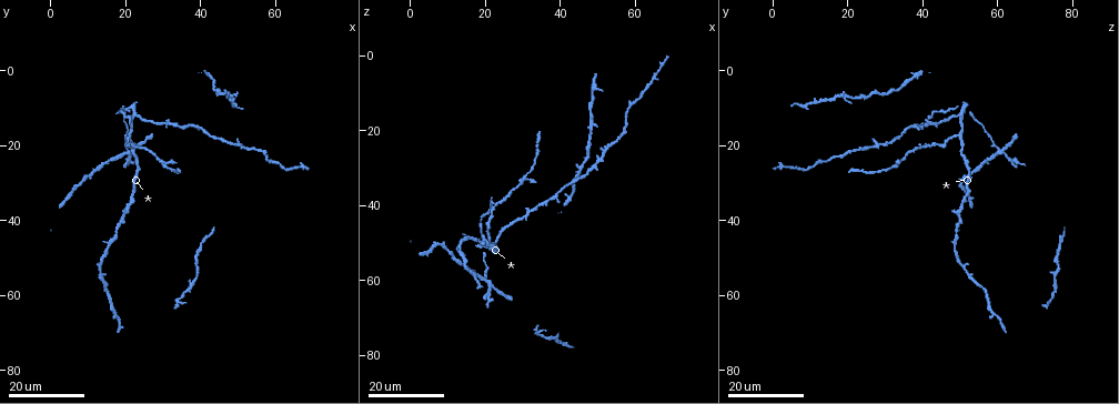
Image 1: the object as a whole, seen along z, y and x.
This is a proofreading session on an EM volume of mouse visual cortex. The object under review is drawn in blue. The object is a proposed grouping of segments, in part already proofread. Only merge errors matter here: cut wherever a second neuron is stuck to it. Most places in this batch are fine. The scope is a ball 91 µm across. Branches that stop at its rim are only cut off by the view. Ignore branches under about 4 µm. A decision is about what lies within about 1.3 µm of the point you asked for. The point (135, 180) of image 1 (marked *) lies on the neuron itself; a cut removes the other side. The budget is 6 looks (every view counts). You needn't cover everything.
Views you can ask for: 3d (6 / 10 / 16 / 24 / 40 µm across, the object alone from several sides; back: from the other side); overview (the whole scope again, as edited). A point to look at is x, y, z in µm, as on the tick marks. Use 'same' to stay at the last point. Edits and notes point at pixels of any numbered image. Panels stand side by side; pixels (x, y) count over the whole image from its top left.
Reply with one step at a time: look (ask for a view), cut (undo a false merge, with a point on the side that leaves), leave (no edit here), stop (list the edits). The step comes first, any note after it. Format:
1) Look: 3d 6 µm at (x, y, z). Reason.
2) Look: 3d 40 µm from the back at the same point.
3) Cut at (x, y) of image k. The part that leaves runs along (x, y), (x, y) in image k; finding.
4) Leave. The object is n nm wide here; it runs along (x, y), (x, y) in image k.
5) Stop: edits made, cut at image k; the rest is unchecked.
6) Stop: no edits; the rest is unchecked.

Look: 3d 24 µm at (33.5, 27.0, 28.0). Thin neck.

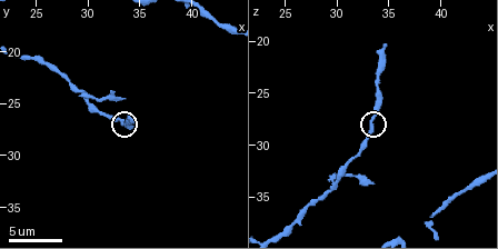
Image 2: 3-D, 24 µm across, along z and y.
Look: 3d 6 µm at (33.2, 26.8, 27.6). Zoom in.

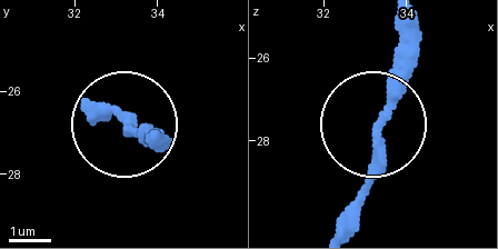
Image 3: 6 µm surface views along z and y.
Leave. All the same neuron.

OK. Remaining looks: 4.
Look: 3d 16 µm at (44.0, 5.5, 33.0).

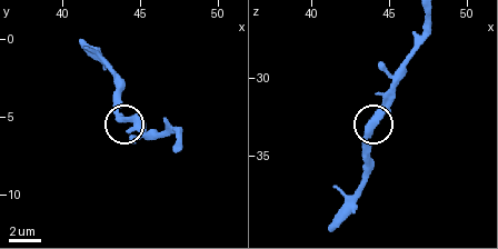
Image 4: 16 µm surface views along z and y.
Look: 3d 10 µm at (43.6, 5.0, 33.6).

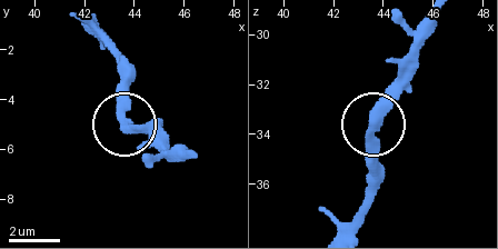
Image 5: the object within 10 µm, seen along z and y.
Look: 3d 6 µm at (43.6, 5.0, 33.6).

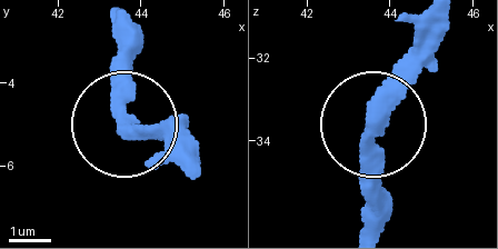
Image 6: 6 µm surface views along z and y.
Leave. The side arm is 12 µm long; all the same neuron.

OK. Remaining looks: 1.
Stop: no edits; the rest is unchecked.

